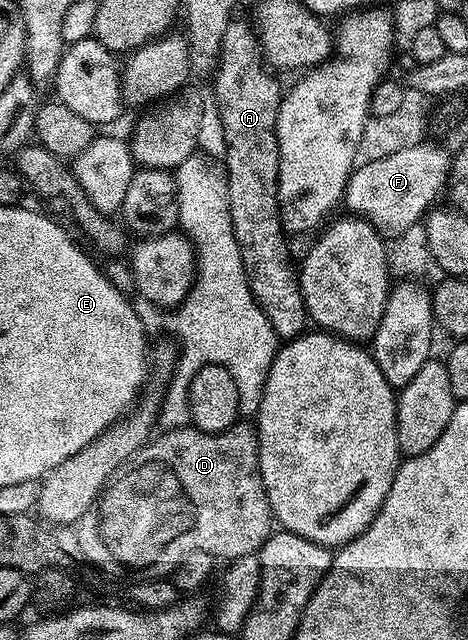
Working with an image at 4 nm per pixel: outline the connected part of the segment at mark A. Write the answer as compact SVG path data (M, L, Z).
M237 19L228 22L225 35L222 37L222 47L219 49L219 59L216 62L216 68L213 73L213 91L215 93L215 101L217 103L217 111L219 113L219 119L221 121L221 131L223 133L223 143L225 145L225 163L223 162L225 172L227 175L227 191L229 195L230 203L230 219L233 220L233 231L237 237L238 247L241 251L242 262L245 263L245 269L247 273L247 279L250 283L250 289L254 293L254 297L258 299L259 306L265 311L266 317L269 319L274 331L280 337L280 340L288 341L294 337L299 336L304 332L307 324L306 309L304 307L303 296L300 293L298 274L294 264L291 265L291 259L289 257L289 251L285 240L287 235L283 232L283 224L280 223L280 211L279 211L279 169L280 169L280 152L277 151L277 139L276 139L276 121L277 111L280 109L280 103L282 101L283 89L280 88L276 79L269 73L271 72L264 61L262 56L261 47L258 43L258 36L252 29L252 26L237 21Z

